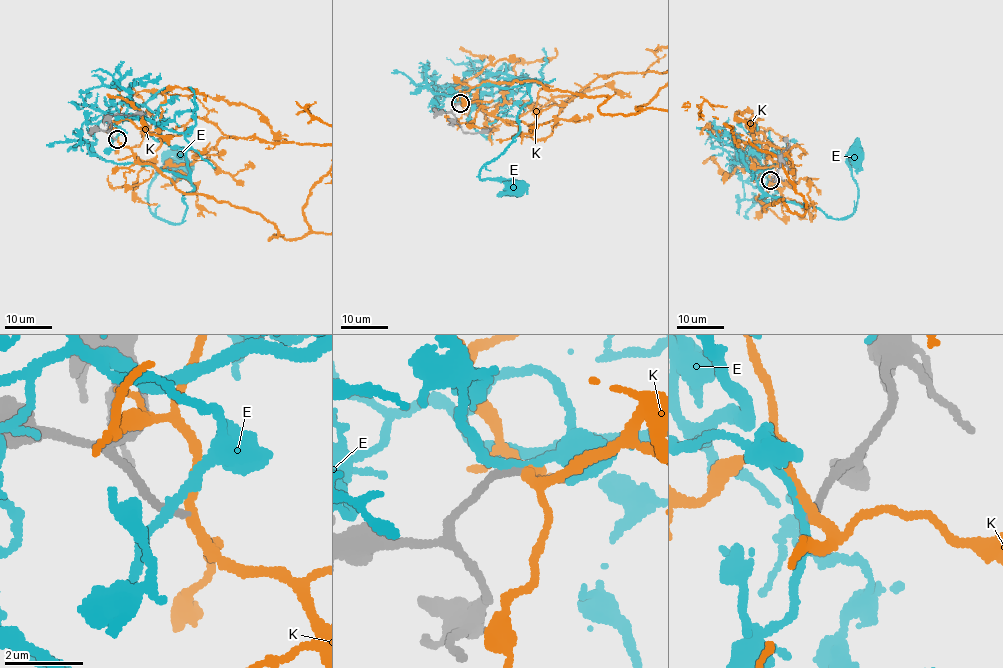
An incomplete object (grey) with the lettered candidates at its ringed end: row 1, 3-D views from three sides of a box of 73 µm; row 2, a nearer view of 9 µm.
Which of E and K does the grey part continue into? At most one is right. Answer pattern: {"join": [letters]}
{"join": []}

